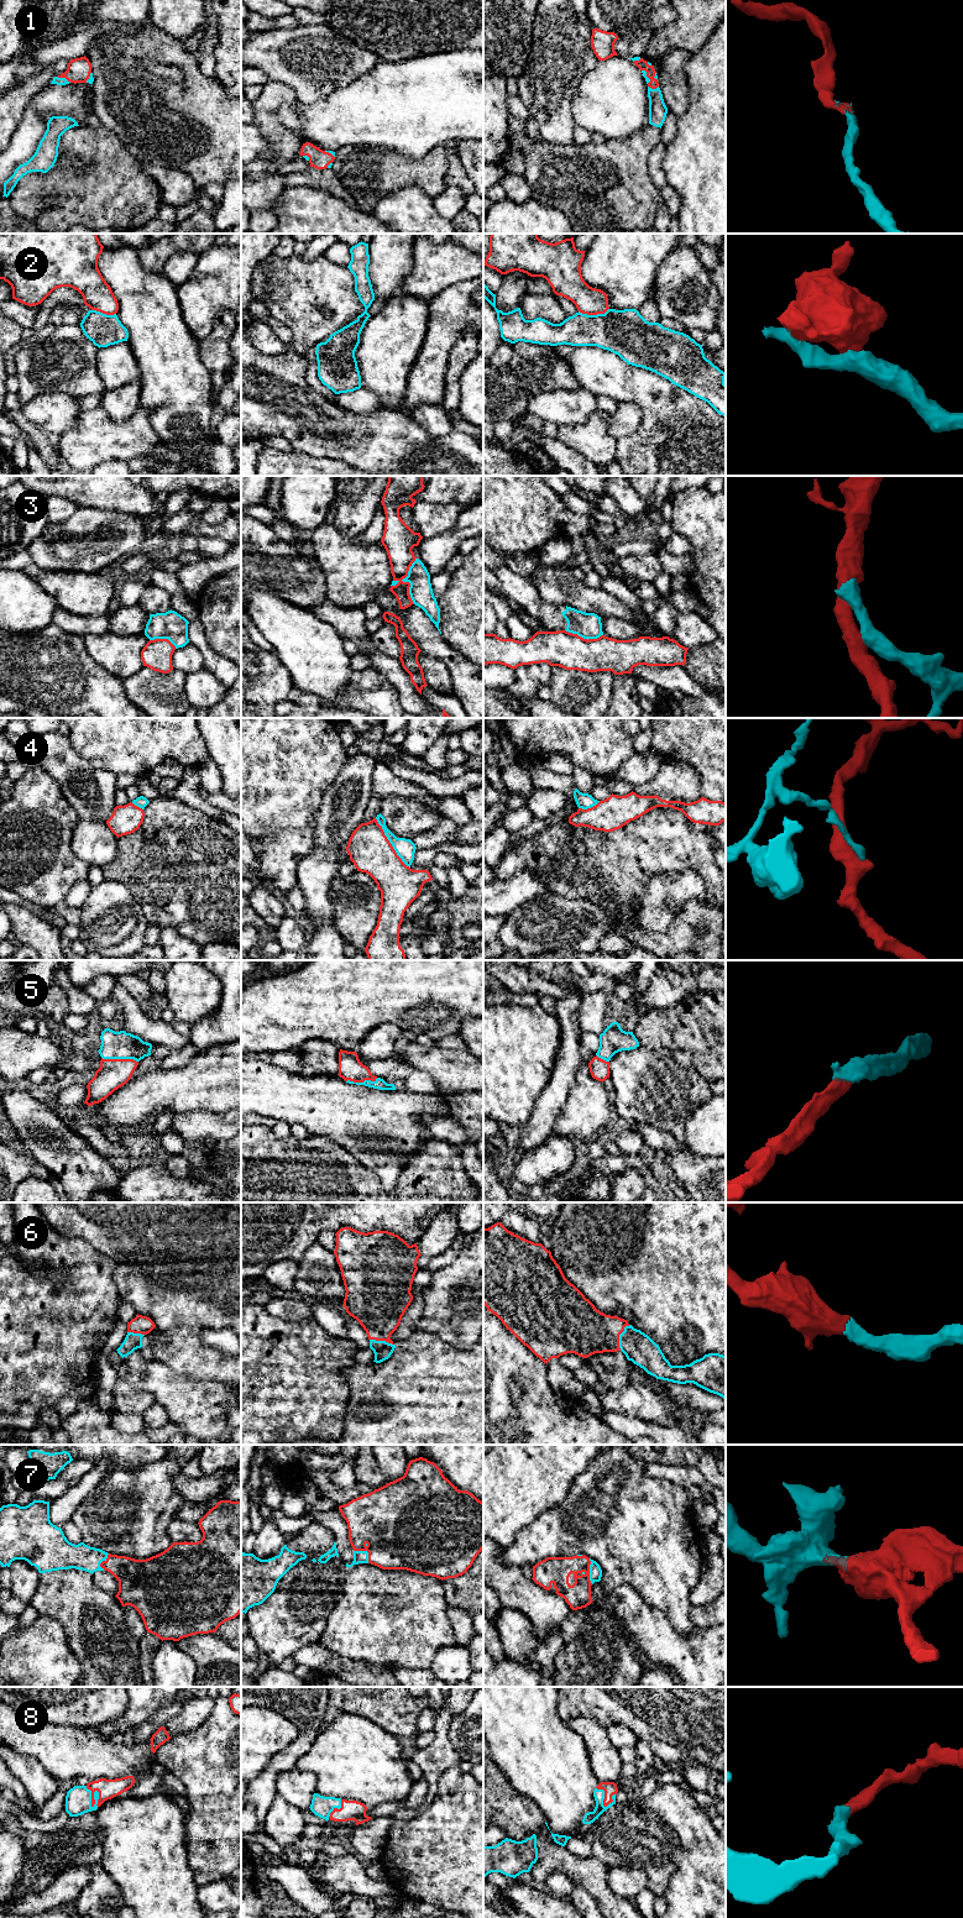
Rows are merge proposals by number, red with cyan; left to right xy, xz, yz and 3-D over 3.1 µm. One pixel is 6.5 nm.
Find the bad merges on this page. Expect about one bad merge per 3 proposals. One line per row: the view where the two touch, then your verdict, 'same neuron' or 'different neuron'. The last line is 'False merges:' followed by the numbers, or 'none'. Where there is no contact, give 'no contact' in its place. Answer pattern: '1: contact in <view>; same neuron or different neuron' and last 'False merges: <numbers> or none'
1: contact in xy; same neuron
2: contact in yz; different neuron
3: contact in xz; different neuron
4: contact in xz; different neuron
5: contact in xy; same neuron
6: contact in yz; same neuron
7: contact in yz; same neuron
8: contact in xy; same neuron
False merges: 2, 3, 4

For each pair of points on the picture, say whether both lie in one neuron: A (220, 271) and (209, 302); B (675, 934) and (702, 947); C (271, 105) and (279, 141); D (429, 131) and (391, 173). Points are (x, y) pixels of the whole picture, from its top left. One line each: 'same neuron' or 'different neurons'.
A: same neuron
B: same neuron
C: same neuron
D: different neurons

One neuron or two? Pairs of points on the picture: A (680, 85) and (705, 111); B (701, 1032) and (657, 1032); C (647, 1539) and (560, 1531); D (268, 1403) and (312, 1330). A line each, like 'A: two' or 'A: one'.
A: two
B: one
C: one
D: one

